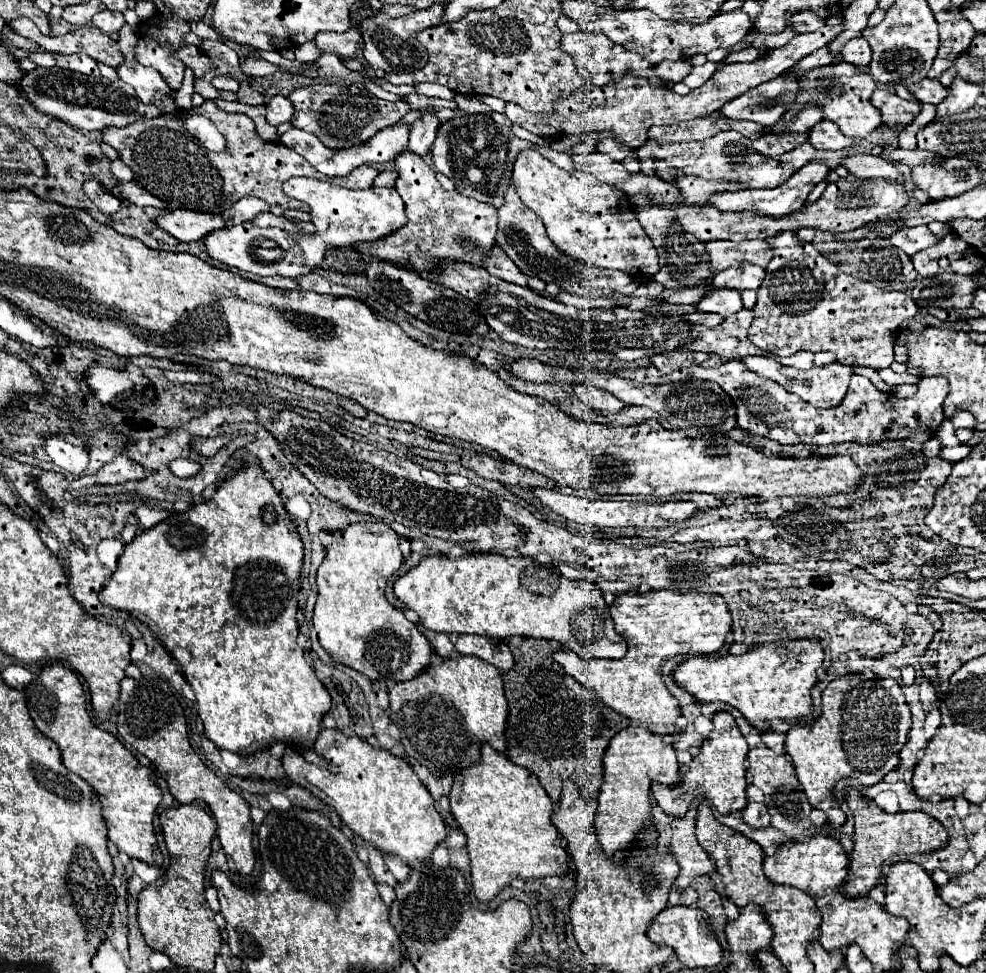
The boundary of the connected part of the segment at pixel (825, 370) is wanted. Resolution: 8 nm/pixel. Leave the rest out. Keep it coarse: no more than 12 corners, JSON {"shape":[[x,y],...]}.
{"shape":[[771,356],[739,358],[817,408],[843,400],[851,366],[795,370]]}

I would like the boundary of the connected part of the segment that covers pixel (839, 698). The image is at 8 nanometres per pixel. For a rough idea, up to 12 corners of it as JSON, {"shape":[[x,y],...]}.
{"shape":[[837,678],[785,750],[813,808],[881,782],[911,712],[893,678]]}

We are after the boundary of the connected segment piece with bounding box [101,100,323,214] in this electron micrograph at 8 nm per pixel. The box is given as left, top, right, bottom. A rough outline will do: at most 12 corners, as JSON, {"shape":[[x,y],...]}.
{"shape":[[207,100],[223,152],[175,114],[107,126],[103,142],[167,208],[221,214],[245,196],[305,210],[281,186],[323,178],[245,114]]}

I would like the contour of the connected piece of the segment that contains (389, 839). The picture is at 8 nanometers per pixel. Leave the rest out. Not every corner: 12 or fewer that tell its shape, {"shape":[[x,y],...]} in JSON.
{"shape":[[321,730],[281,762],[363,842],[411,868],[447,838],[407,760]]}

